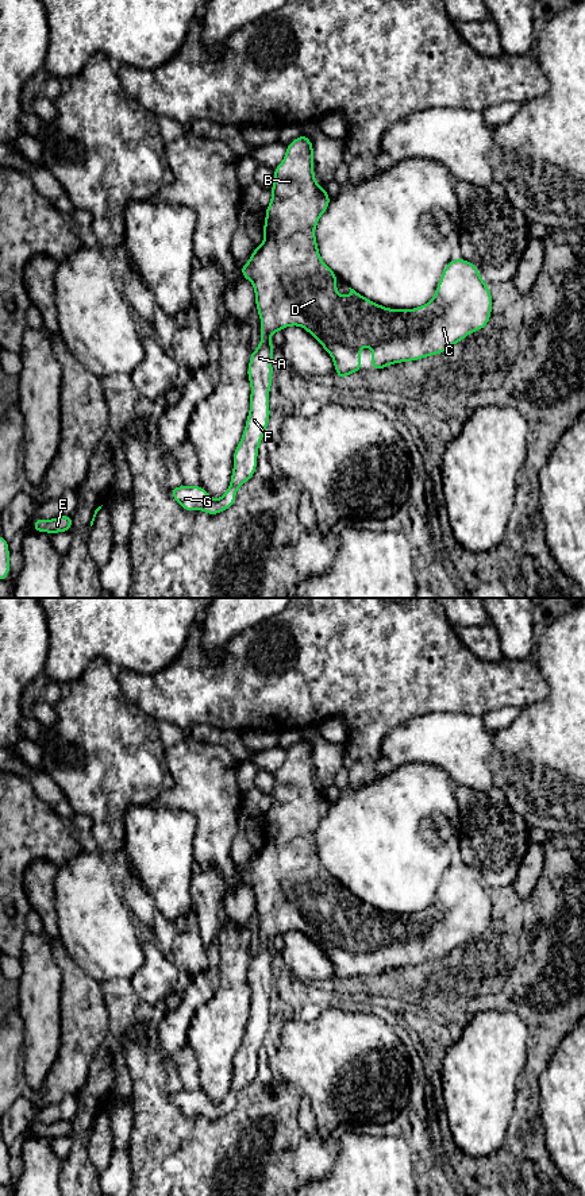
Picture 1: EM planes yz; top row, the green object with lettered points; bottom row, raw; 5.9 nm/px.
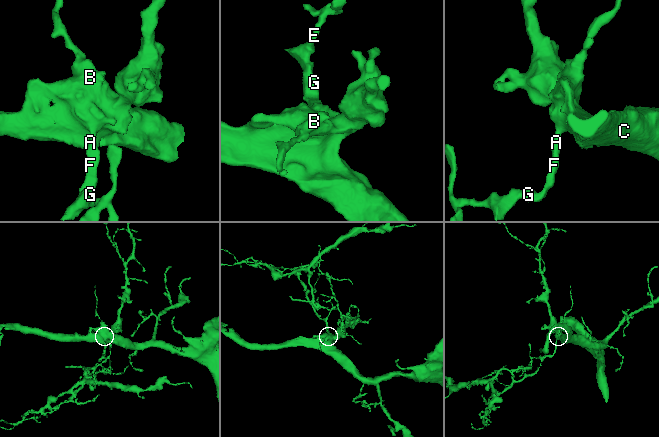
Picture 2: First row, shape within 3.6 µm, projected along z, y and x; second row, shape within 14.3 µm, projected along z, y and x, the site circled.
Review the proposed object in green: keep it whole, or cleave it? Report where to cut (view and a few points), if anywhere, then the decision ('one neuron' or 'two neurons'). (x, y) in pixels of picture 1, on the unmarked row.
no cut; one neuron

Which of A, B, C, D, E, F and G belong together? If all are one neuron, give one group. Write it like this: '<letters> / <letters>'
A B C D E F G

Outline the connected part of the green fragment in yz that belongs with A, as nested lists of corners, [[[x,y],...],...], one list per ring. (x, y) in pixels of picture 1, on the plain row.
[[[300,740],[286,751],[286,759],[281,768],[274,773],[274,787],[272,791],[272,805],[265,814],[266,823],[263,829],[263,846],[254,853],[249,867],[240,872],[242,881],[249,884],[254,891],[255,910],[261,923],[261,946],[255,956],[251,956],[247,981],[250,985],[250,1015],[247,1027],[242,1038],[242,1043],[234,1056],[234,1073],[231,1087],[227,1096],[219,1103],[212,1103],[200,1091],[177,1091],[172,1093],[172,1102],[184,1115],[203,1115],[211,1120],[230,1114],[235,1107],[238,1093],[246,1088],[257,1073],[258,1052],[266,1037],[270,1022],[269,996],[272,992],[273,980],[273,948],[270,941],[280,937],[282,933],[299,930],[309,937],[322,952],[330,958],[334,965],[338,983],[346,983],[351,977],[359,977],[361,954],[365,950],[372,953],[372,972],[381,975],[386,971],[419,965],[426,961],[443,958],[451,950],[463,945],[469,938],[482,934],[490,923],[492,899],[488,890],[480,880],[478,873],[466,864],[451,864],[444,872],[435,899],[430,907],[413,914],[390,914],[378,910],[369,903],[361,900],[354,894],[350,894],[349,900],[339,900],[336,892],[338,880],[323,867],[317,854],[315,833],[320,821],[330,810],[330,802],[324,792],[316,787],[313,779],[313,751],[307,740]]]

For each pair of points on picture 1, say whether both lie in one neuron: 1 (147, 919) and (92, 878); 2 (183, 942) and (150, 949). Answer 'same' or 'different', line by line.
1: different
2: different

